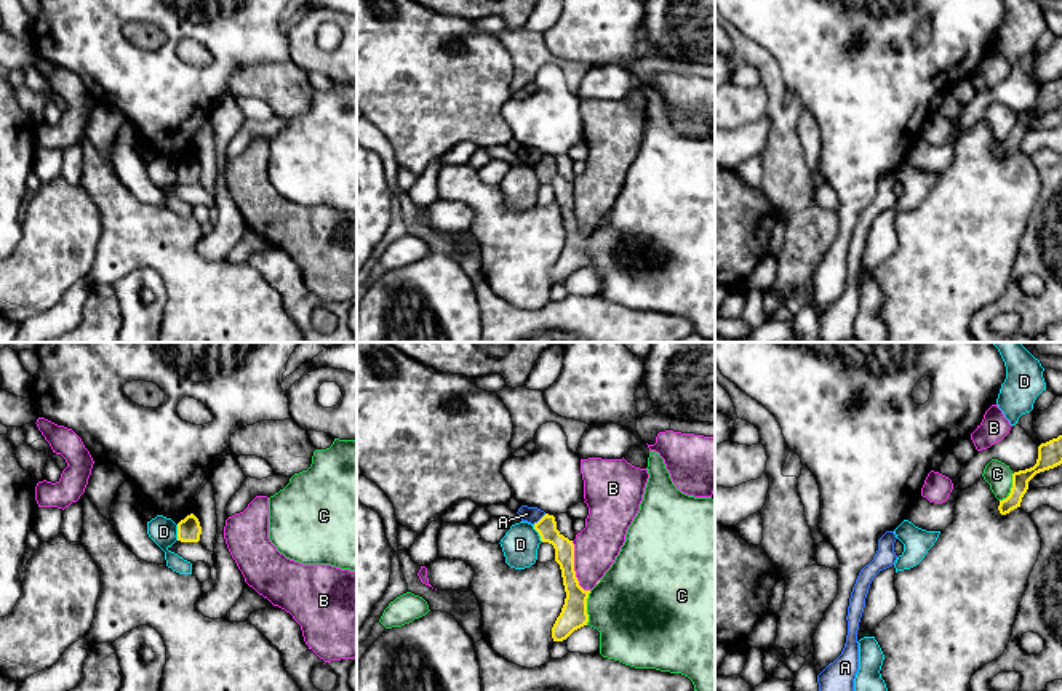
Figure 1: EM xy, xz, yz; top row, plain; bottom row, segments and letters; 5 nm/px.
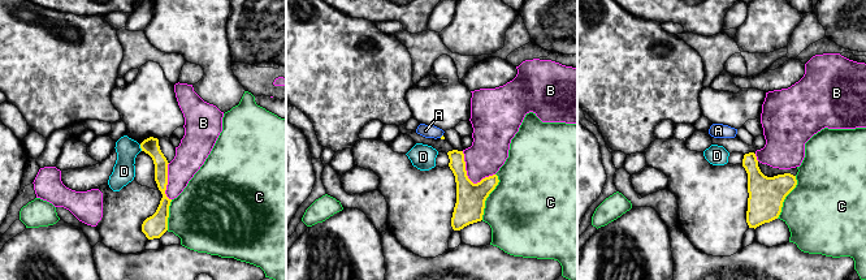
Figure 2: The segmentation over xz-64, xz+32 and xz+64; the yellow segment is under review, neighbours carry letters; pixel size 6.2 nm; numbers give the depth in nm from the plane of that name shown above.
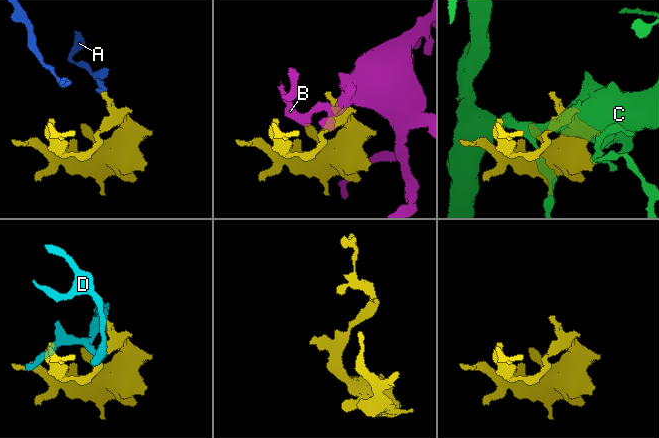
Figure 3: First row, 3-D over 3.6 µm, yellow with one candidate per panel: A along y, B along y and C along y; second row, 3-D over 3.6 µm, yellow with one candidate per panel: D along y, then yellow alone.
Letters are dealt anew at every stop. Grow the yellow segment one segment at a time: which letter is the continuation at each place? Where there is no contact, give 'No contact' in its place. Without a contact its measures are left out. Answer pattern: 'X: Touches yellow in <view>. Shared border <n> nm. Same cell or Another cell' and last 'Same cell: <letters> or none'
A: Touches yellow in xz. Shared border 90 nm. Another cell
B: Touches yellow in xz. Shared border 280 nm. Another cell
C: Touches yellow in xz. Shared border 180 nm. Another cell
D: Touches yellow in xz. Shared border 100 nm. Another cell
Same cell: none

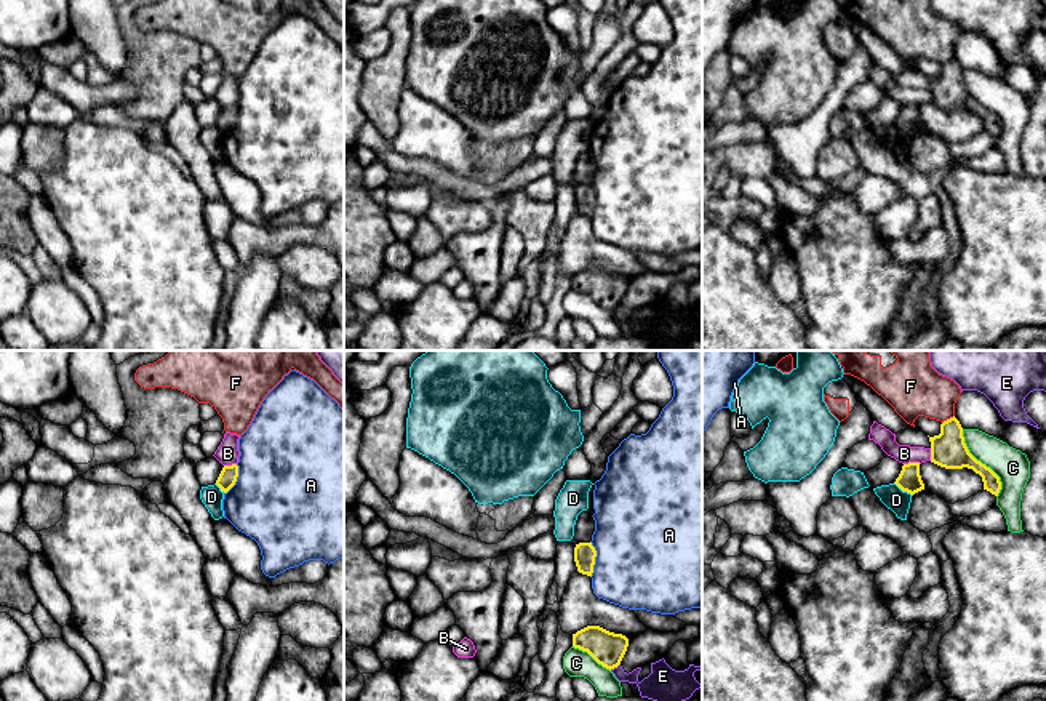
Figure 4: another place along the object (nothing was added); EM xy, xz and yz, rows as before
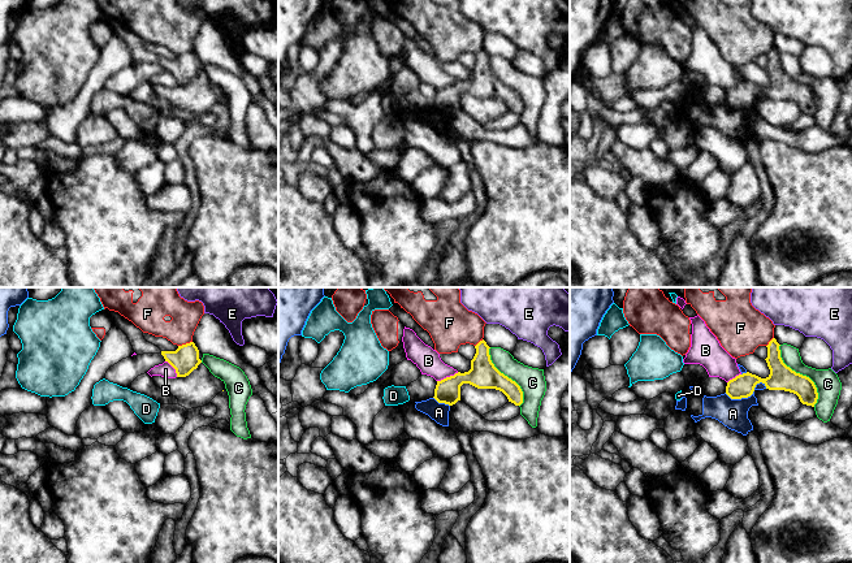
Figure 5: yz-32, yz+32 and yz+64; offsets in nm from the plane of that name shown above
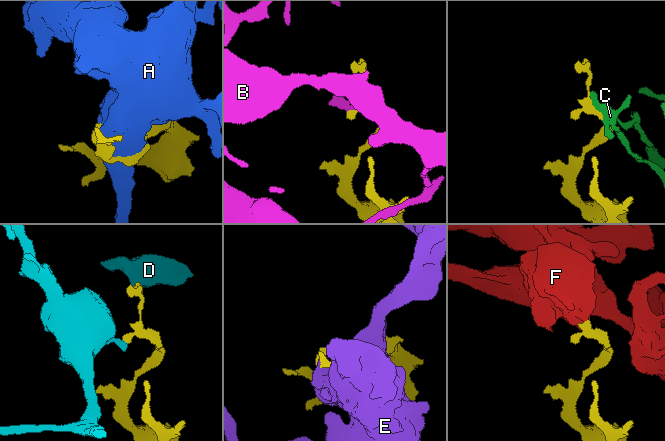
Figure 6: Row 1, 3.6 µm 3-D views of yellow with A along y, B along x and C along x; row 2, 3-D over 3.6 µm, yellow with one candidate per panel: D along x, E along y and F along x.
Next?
A: Touches yellow in xz. Shared border 180 nm. Another cell
B: Touches yellow in yz. Shared border 90 nm. Another cell
C: Touches yellow in yz. Shared border 380 nm. Another cell
D: Touches yellow in yz. Shared border 120 nm. Another cell
E: Touches yellow in xz. Shared border 70 nm. Another cell
F: Touches yellow in yz. Shared border 80 nm. Another cell
Same cell: none

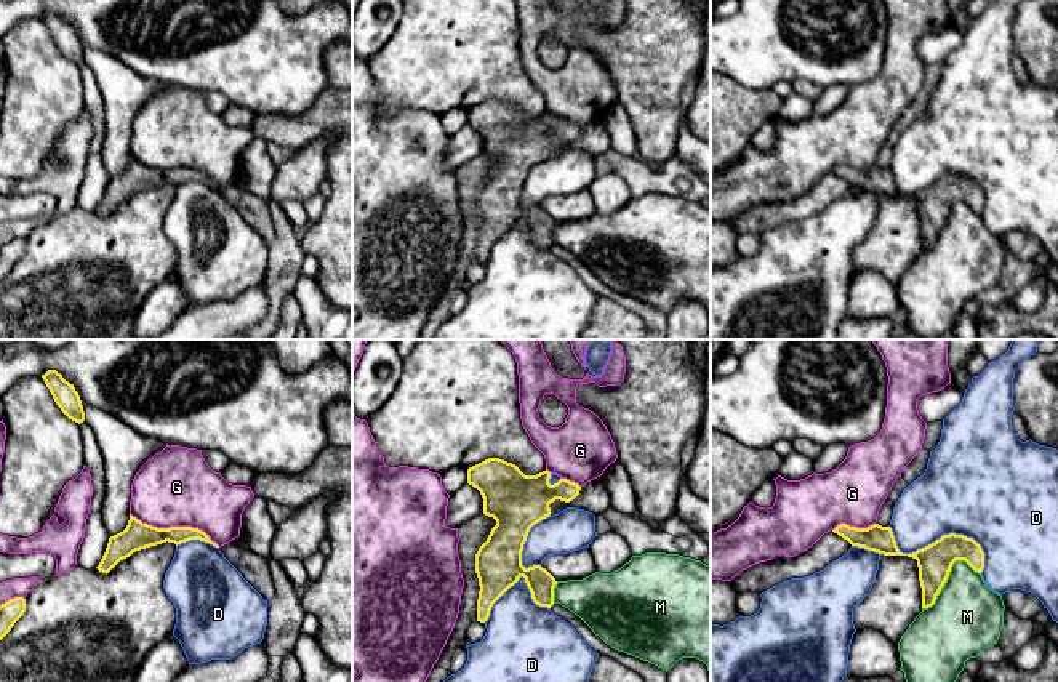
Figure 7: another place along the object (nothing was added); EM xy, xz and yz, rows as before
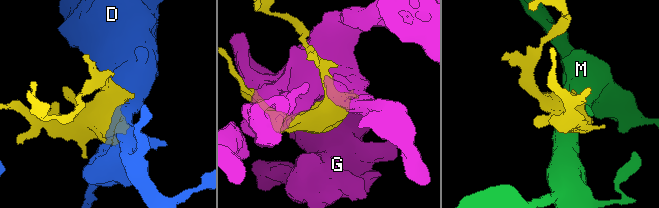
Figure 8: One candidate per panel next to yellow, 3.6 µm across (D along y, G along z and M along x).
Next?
D: Touches yellow in yz. Shared border 550 nm. Another cell
G: Touches yellow in xy. Shared border 480 nm. Another cell
M: Touches yellow in yz. Shared border 340 nm. Another cell
Same cell: none

